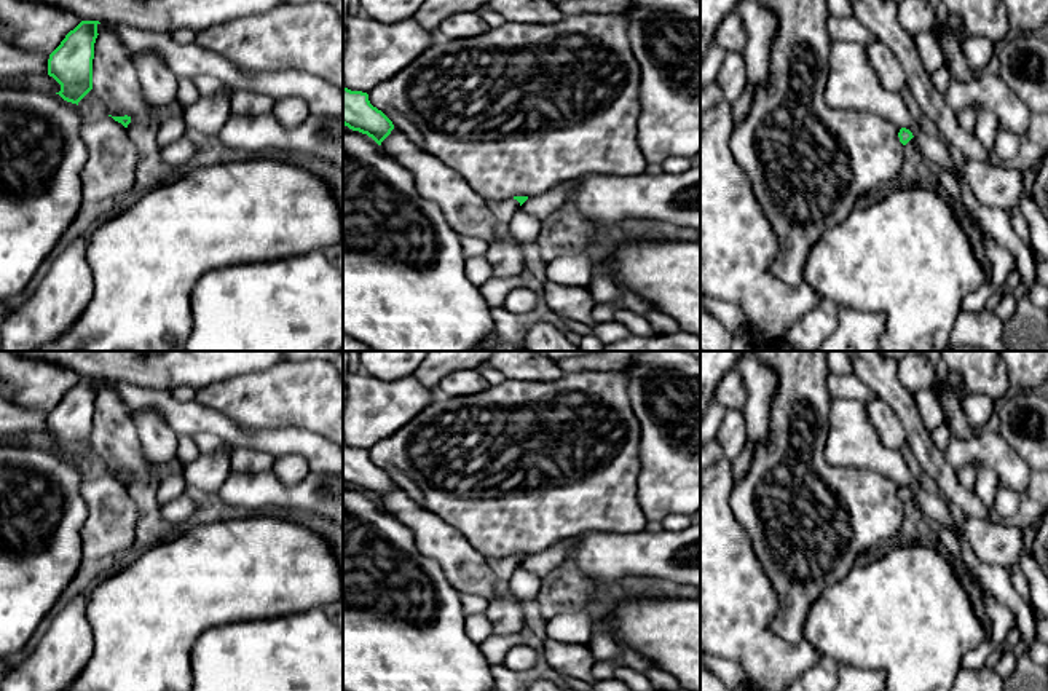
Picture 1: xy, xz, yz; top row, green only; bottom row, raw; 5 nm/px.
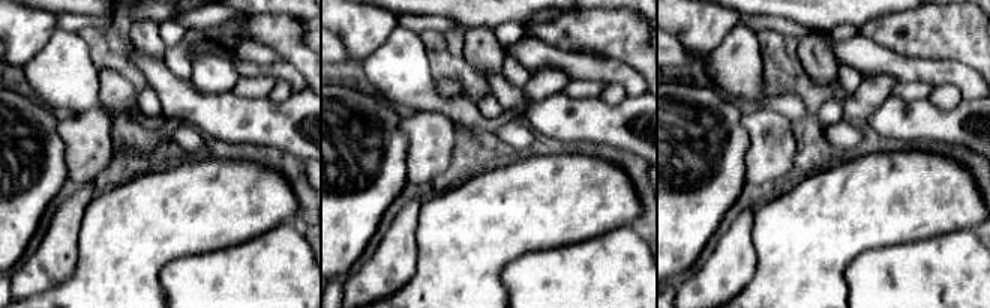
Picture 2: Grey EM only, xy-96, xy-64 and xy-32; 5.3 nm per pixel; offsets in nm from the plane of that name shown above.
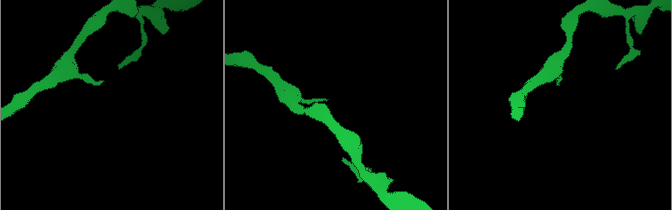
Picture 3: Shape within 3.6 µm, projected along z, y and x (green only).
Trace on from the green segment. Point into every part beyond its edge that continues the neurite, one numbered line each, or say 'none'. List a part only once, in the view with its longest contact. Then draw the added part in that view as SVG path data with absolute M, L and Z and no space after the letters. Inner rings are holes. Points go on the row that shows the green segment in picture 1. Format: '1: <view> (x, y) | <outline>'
none

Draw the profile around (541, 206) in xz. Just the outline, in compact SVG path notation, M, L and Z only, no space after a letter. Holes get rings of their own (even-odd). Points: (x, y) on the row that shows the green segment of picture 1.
M577 179L565 182L539 196L528 198L520 207L542 222L569 201L576 182Z

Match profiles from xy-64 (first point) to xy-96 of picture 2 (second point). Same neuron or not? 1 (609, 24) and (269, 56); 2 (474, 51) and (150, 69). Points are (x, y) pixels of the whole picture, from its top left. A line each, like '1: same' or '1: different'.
1: different
2: different

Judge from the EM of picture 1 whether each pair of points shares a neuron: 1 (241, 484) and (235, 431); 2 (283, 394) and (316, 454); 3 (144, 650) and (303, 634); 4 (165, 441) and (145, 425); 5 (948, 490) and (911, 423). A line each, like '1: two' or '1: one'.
1: two
2: two
3: two
4: one
5: one

